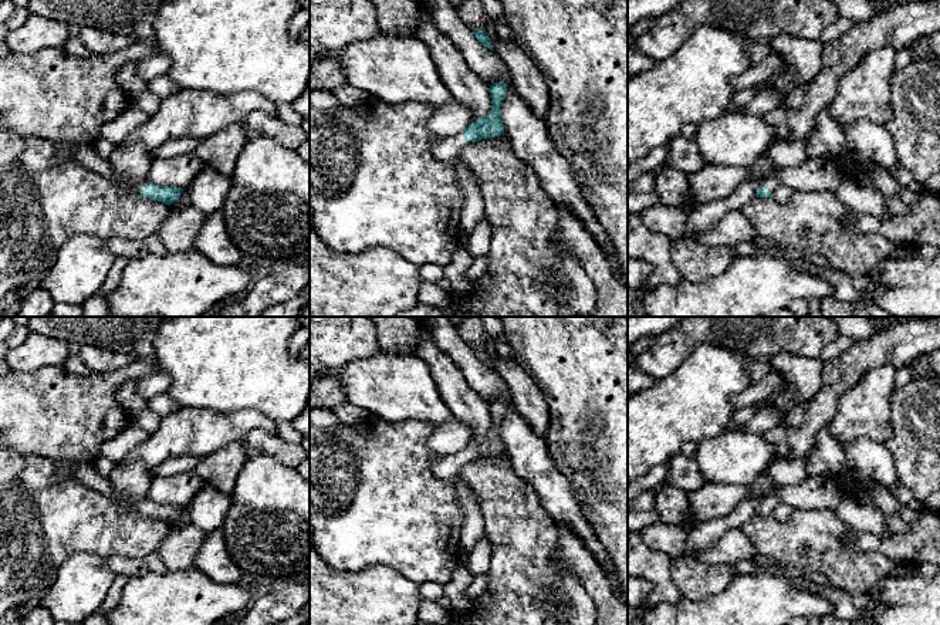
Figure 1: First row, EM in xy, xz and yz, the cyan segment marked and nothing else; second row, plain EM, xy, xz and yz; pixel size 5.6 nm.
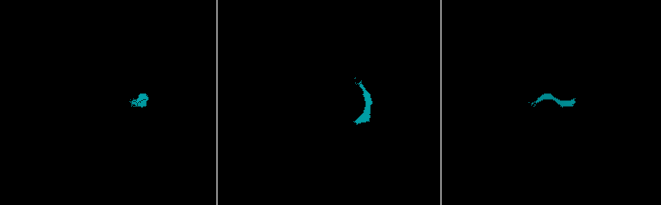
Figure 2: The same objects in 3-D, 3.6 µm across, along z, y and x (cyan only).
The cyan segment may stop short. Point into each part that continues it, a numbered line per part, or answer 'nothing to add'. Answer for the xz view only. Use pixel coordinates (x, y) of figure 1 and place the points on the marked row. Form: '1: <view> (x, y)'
1: xz (449, 149)

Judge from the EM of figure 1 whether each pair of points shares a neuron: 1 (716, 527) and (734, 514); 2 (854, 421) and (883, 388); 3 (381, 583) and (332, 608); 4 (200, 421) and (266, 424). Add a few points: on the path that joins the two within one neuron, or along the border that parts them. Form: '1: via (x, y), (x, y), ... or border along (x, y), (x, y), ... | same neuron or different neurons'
1: via (720, 526), (730, 519) | same neuron
2: via (862, 412), (875, 397) | same neuron
3: via (369, 594), (355, 608), (344, 608) | same neuron
4: via (216, 422), (250, 422) | same neuron

